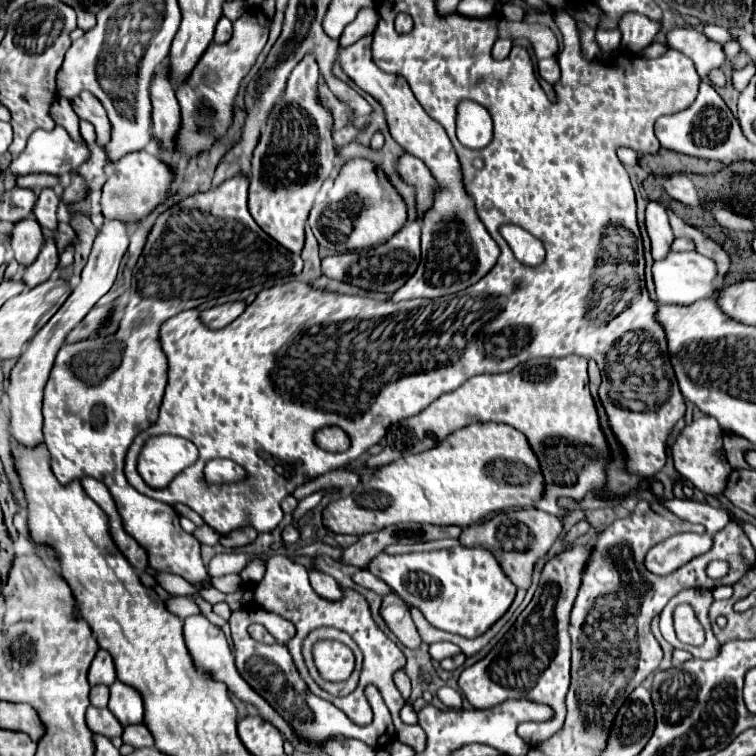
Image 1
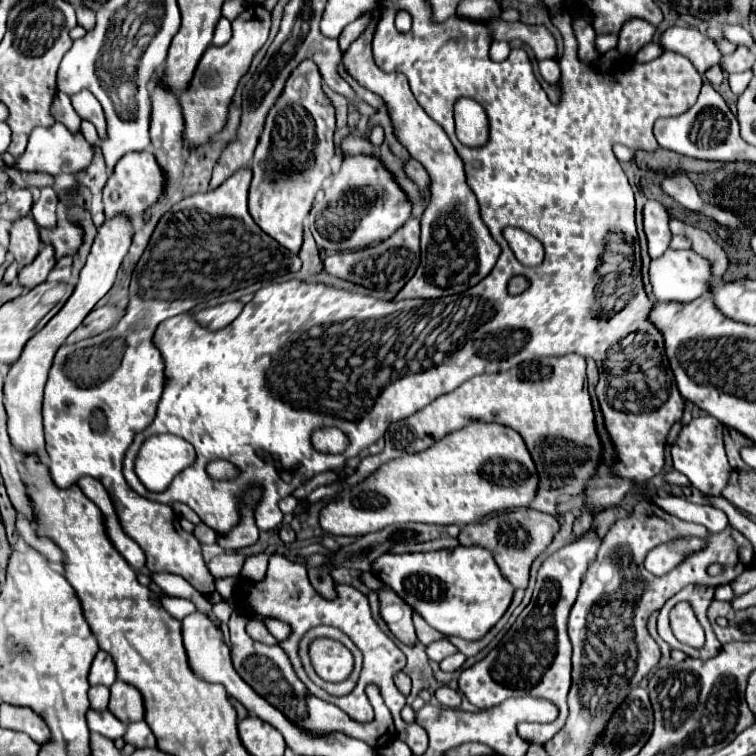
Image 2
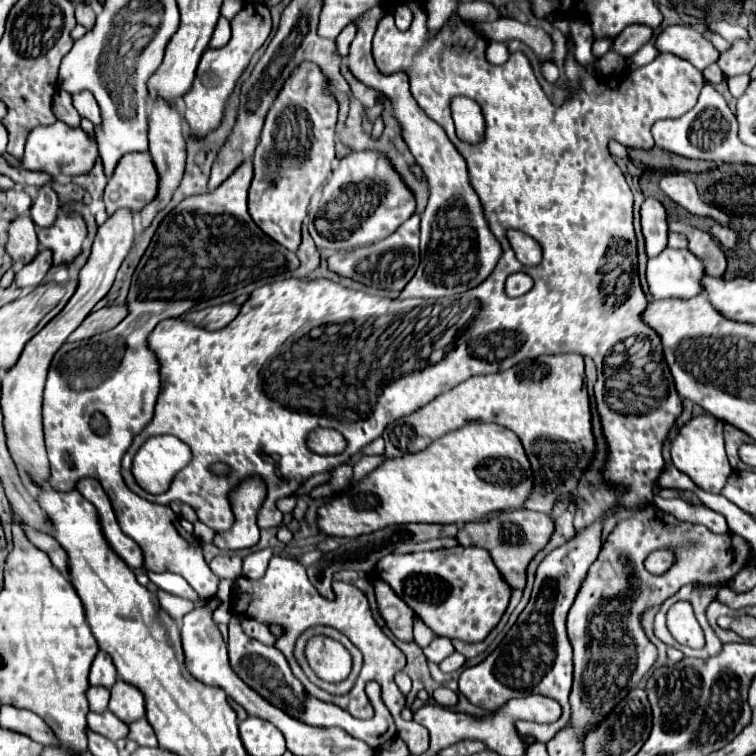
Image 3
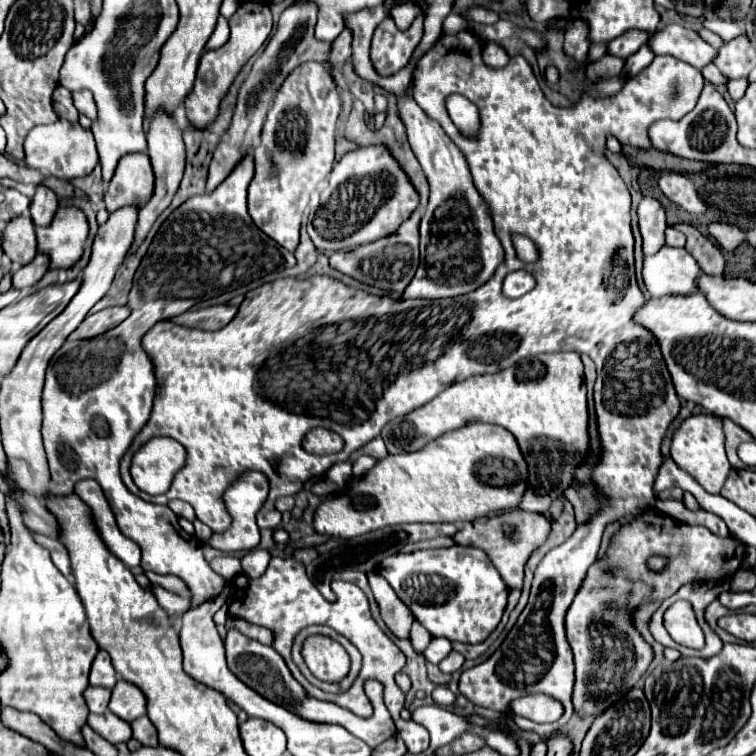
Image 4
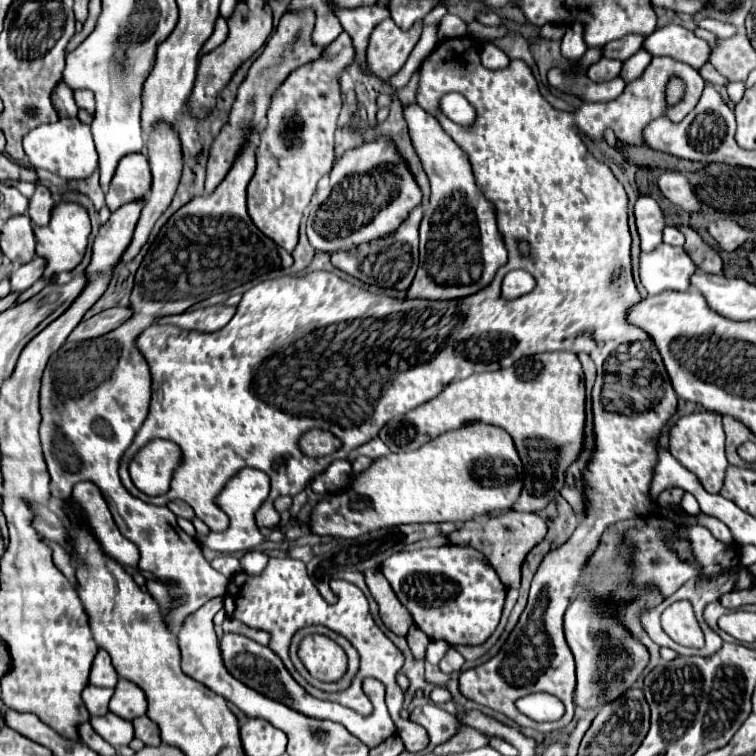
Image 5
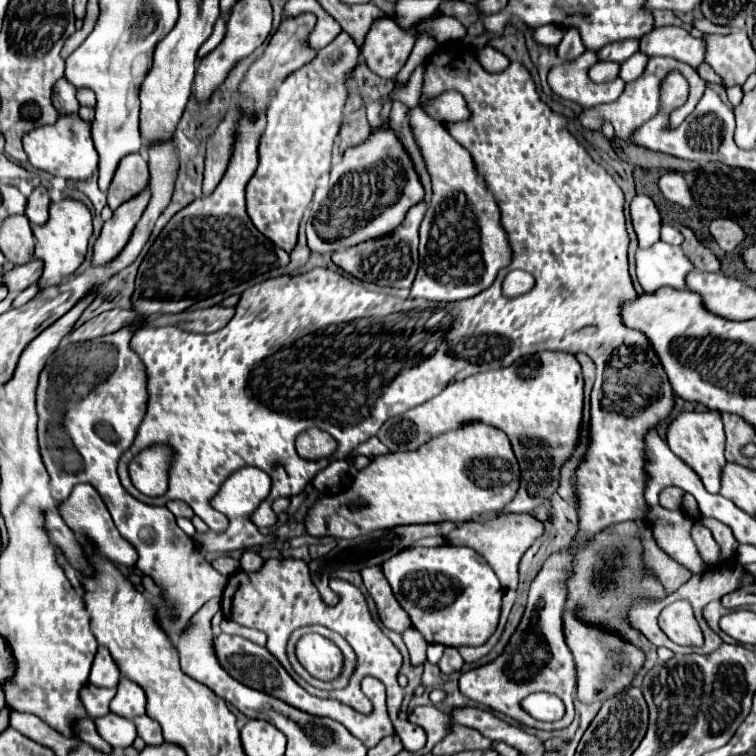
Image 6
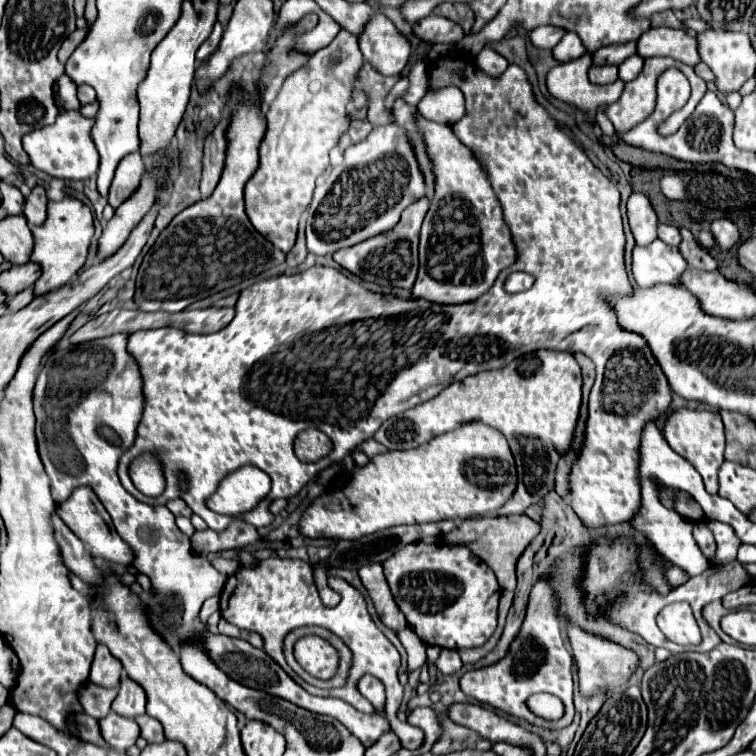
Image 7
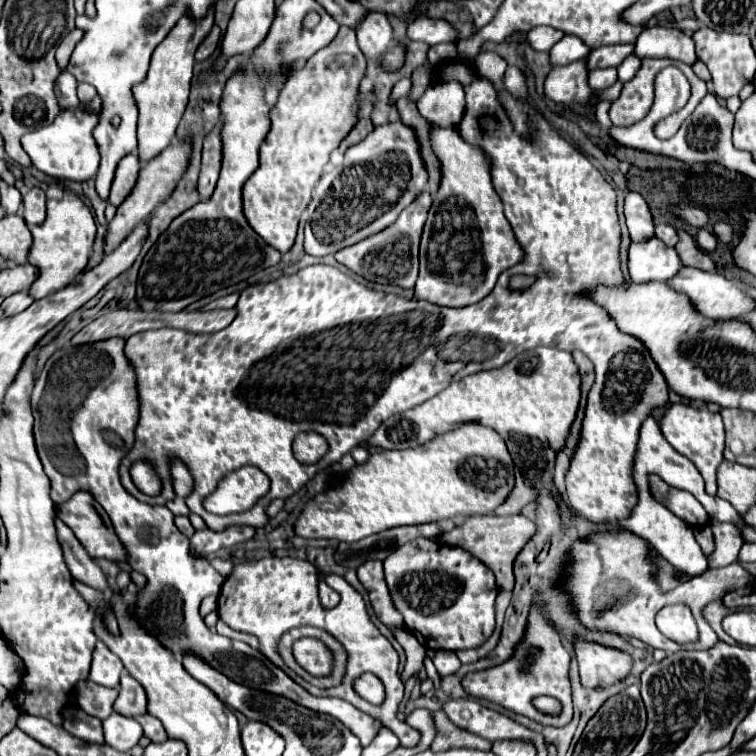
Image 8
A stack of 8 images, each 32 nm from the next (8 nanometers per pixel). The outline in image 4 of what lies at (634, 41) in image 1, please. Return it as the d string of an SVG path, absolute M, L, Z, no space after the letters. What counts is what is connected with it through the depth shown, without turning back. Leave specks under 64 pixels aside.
M630 30L626 34L622 34L620 38L612 40L608 44L608 54L610 56L618 56L622 60L626 60L628 56L632 56L640 46L644 46L648 40L648 34L642 30Z

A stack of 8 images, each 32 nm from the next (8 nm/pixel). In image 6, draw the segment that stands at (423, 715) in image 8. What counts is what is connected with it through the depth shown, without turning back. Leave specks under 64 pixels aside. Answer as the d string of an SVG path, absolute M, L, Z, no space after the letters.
M432 704L430 706L418 706L418 708L414 708L414 712L412 712L412 724L422 726L426 736L428 736L428 742L420 750L420 754L428 754L432 750L432 746L436 742L440 742L448 734L448 722L450 722L450 716L440 712Z

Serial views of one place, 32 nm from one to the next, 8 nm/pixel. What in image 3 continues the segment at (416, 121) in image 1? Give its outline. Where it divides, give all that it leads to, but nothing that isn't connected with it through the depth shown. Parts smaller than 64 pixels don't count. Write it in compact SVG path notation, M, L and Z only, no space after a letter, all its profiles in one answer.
M376 6L354 20L358 32L350 46L348 66L360 82L382 92L386 98L392 100L394 114L404 130L404 140L430 184L430 200L422 214L422 228L420 228L422 260L414 278L402 290L400 298L456 296L470 288L476 288L492 274L492 270L496 268L502 256L502 248L496 236L492 236L492 230L488 228L488 220L484 220L484 208L480 204L480 198L476 196L476 190L468 182L468 168L464 164L464 158L460 156L456 146L448 140L446 132L432 118L428 118L426 112L416 104L416 100L410 94L408 74L396 72L384 76L374 66L371 52L372 39L382 16L384 10Z

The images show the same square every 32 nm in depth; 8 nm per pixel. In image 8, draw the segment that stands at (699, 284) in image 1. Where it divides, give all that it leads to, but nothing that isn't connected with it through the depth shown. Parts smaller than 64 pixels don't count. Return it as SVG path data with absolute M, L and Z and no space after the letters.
M658 238L646 242L630 242L628 274L632 282L666 282L680 270L680 266L682 262L676 250Z

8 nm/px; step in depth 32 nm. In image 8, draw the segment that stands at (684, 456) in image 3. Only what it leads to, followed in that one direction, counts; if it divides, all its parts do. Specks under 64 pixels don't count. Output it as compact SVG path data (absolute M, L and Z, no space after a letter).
M682 402L670 404L664 410L664 416L660 418L660 430L662 436L670 442L670 446L688 456L688 459L696 464L696 468L706 480L706 492L716 494L716 468L722 462L722 450L724 450L724 426L720 414L710 410L698 410Z

